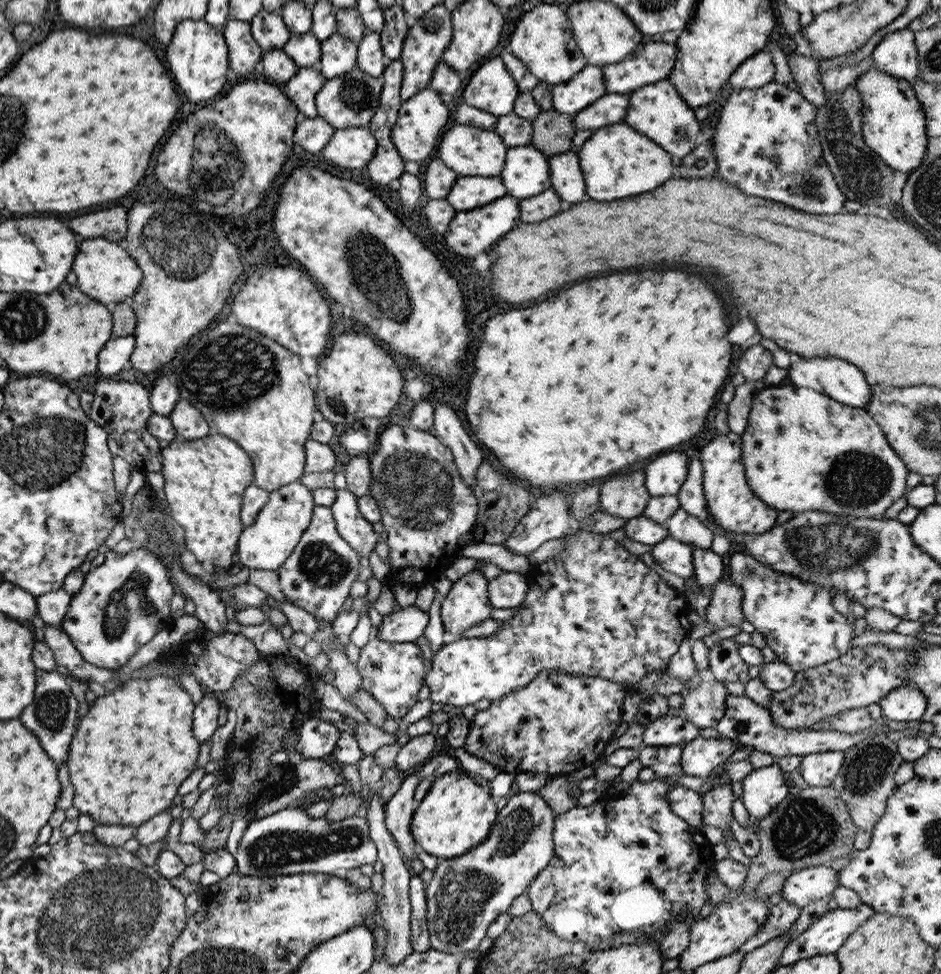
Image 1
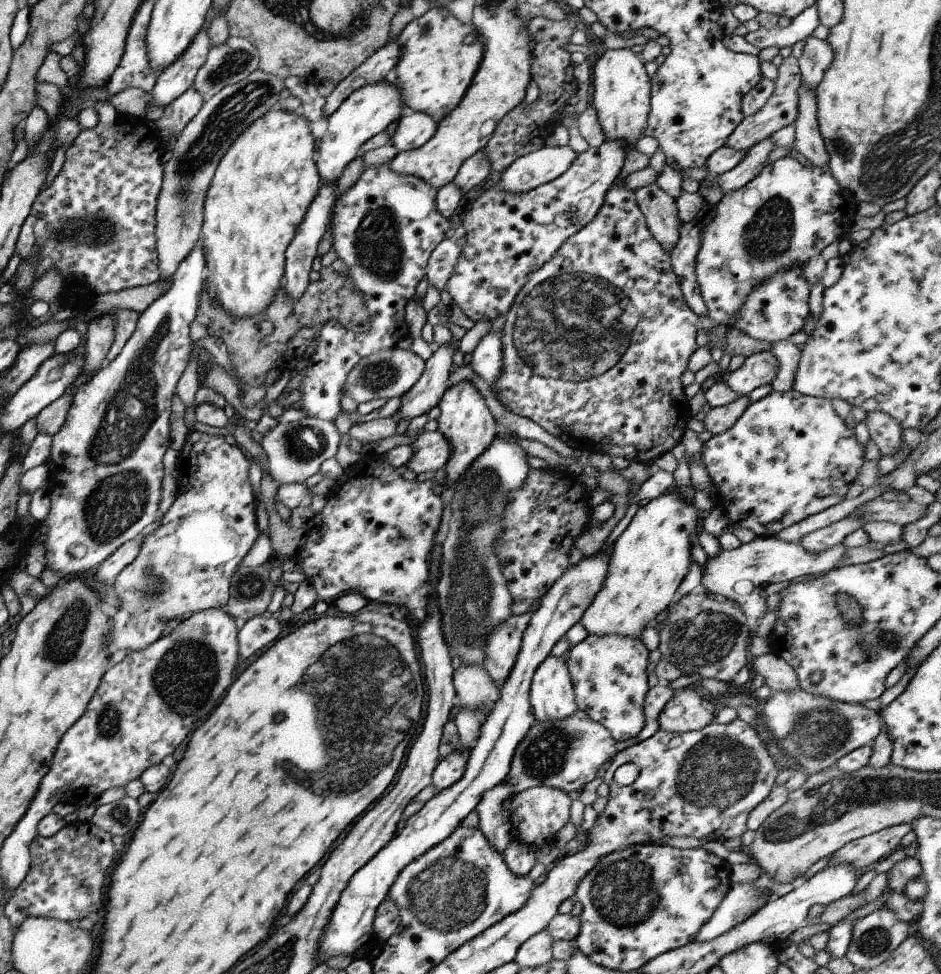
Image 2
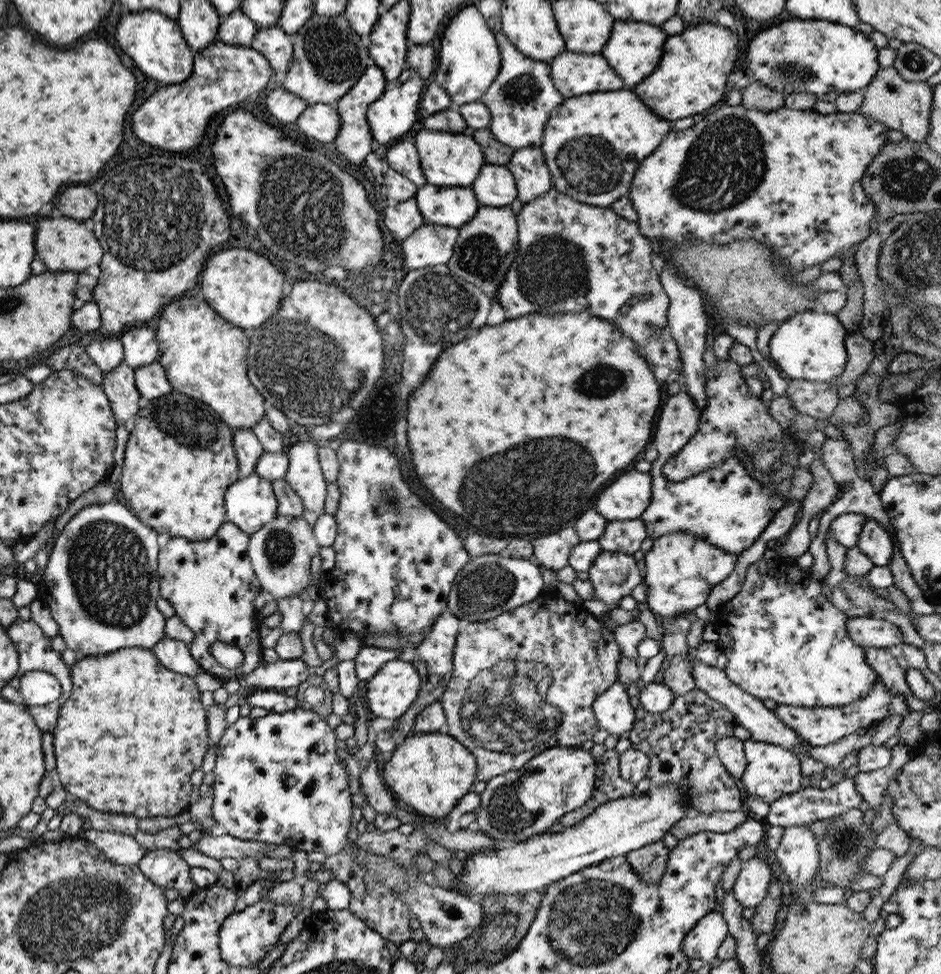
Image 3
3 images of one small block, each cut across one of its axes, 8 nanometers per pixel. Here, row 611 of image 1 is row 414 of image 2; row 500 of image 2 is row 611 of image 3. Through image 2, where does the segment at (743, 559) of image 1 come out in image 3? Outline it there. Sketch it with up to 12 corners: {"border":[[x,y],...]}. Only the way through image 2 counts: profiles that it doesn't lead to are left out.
{"border":[[762,557],[712,624],[762,702],[844,708],[881,678],[796,562]]}

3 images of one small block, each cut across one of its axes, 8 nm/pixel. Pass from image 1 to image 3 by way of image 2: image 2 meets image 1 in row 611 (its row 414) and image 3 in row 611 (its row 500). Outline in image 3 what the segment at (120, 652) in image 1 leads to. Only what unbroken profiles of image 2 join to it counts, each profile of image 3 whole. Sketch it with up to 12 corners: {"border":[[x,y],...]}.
{"border":[[83,507],[39,585],[78,658],[151,649],[158,533]]}

